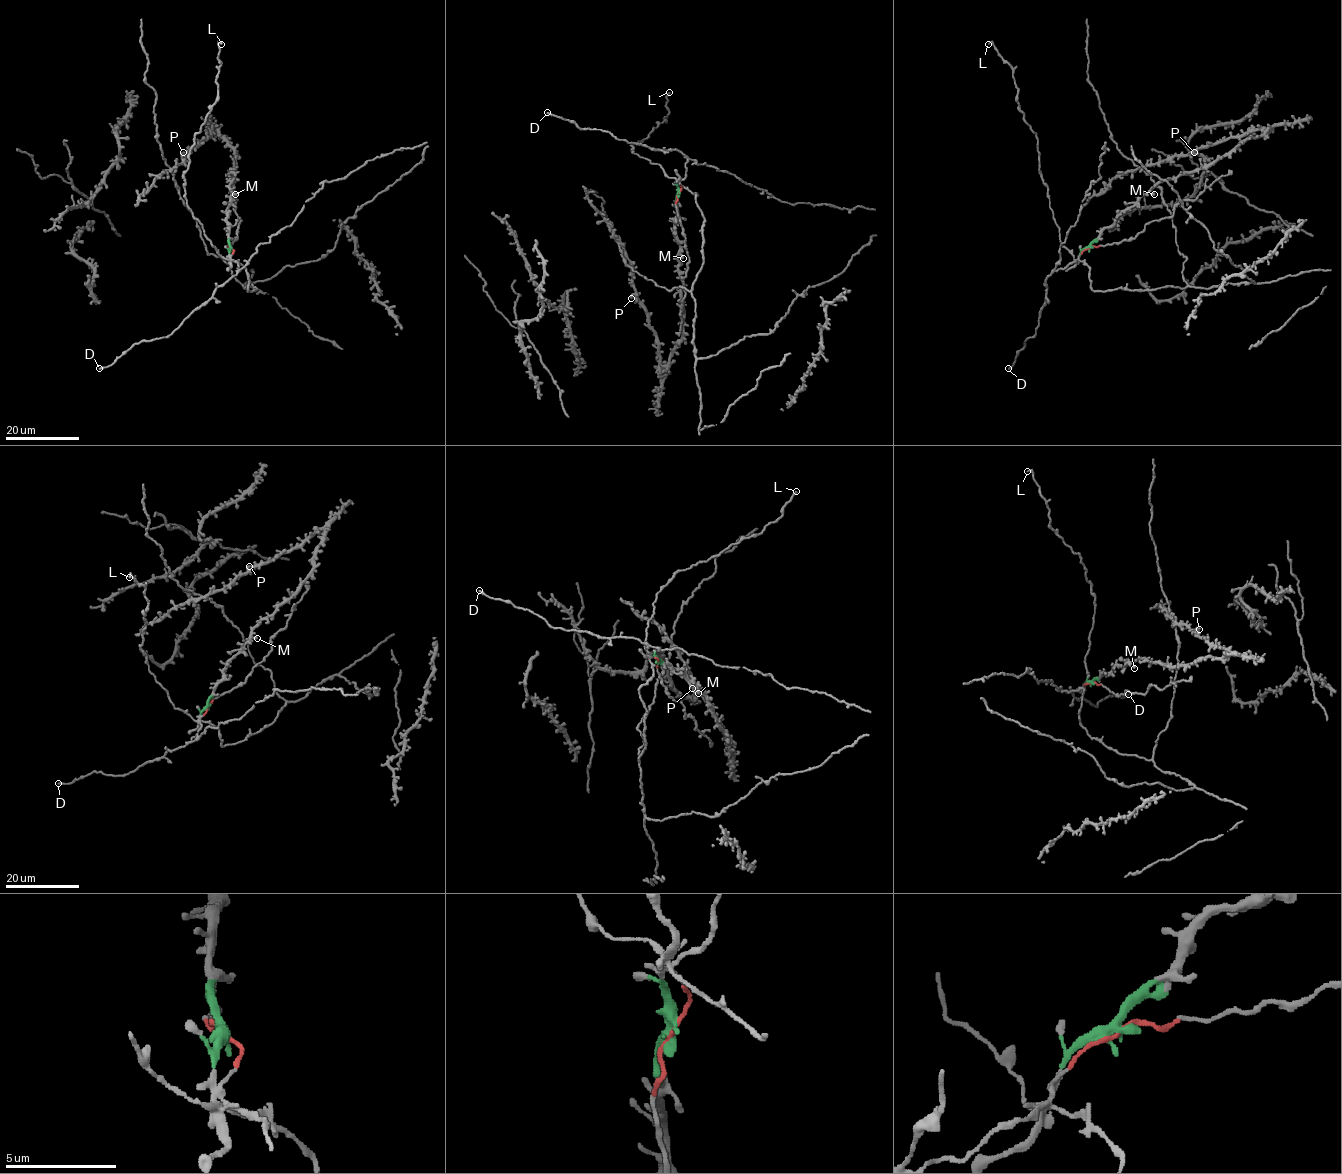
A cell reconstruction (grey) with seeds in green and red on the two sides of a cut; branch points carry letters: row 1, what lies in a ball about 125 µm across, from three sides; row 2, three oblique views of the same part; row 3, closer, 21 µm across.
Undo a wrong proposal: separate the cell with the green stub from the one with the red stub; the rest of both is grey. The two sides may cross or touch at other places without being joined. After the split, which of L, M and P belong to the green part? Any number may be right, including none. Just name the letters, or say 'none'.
L, M, P

